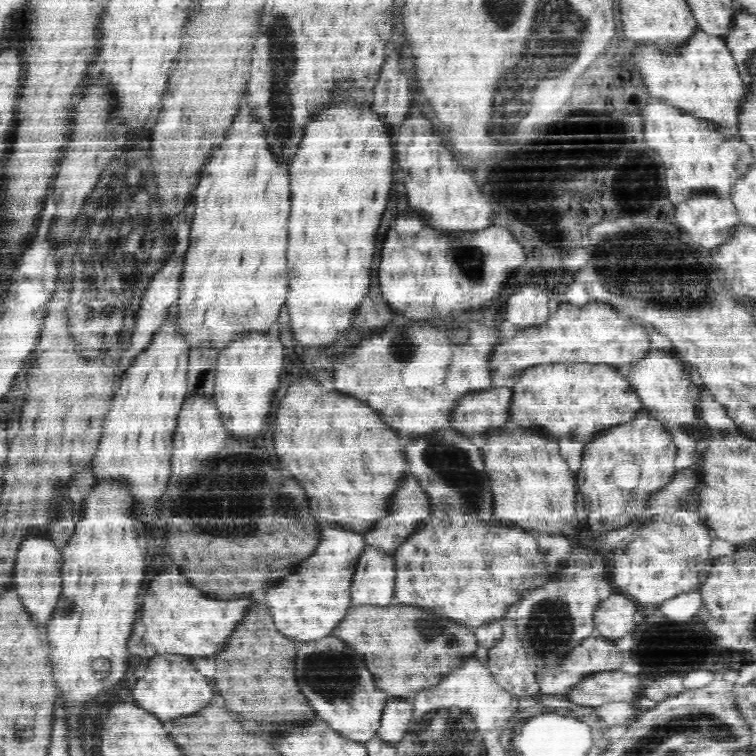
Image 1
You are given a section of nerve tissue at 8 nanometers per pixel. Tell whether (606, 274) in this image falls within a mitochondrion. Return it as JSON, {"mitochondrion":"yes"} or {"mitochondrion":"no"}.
{"mitochondrion":"yes"}

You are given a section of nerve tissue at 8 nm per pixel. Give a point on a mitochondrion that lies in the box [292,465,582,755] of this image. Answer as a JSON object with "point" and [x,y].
{"point":[334,677]}

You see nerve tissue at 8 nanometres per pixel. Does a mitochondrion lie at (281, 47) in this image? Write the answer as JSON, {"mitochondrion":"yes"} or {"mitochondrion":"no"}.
{"mitochondrion":"yes"}

